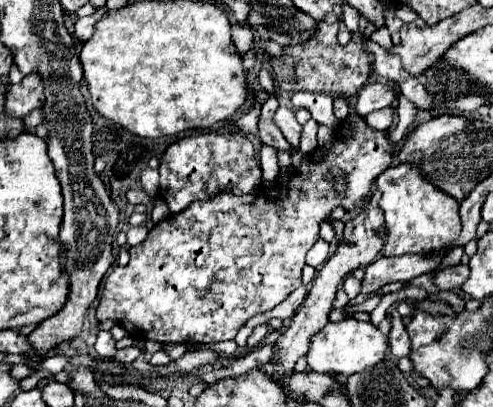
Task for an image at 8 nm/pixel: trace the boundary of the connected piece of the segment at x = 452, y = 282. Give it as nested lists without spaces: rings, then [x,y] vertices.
[[[458,264],[458,266],[452,266],[452,268],[446,268],[442,272],[438,272],[434,276],[434,282],[440,290],[452,290],[452,288],[462,288],[462,284],[466,282],[470,274],[470,268],[464,266],[464,264]]]

